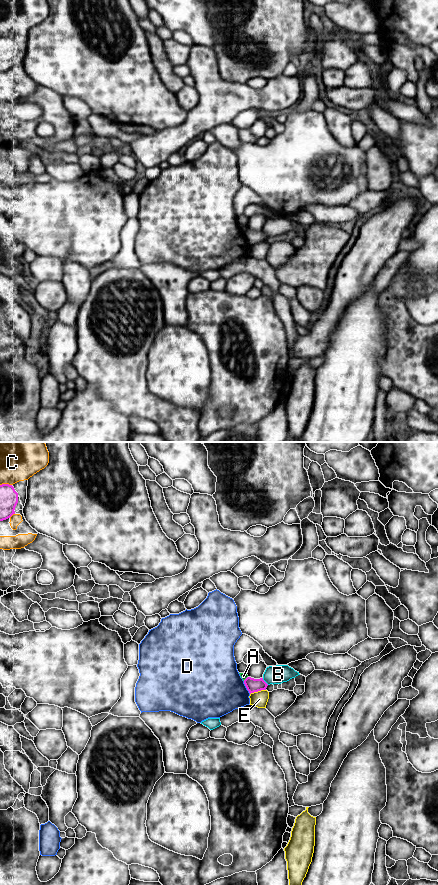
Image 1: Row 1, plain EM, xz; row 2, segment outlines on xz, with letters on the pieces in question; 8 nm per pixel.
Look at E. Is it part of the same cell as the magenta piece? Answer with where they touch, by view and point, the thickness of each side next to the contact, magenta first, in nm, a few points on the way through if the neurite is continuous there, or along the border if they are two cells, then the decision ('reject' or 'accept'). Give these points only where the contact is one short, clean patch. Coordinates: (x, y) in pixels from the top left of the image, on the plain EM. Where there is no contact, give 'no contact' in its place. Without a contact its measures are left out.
xz (257, 243) | 110/130 nm | along xz (265, 241), (254, 243), (250, 246) | reject

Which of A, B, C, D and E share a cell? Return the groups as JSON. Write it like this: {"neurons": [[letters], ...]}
{"neurons": [["A"], ["B"], ["C"], ["D"], ["E"]]}

